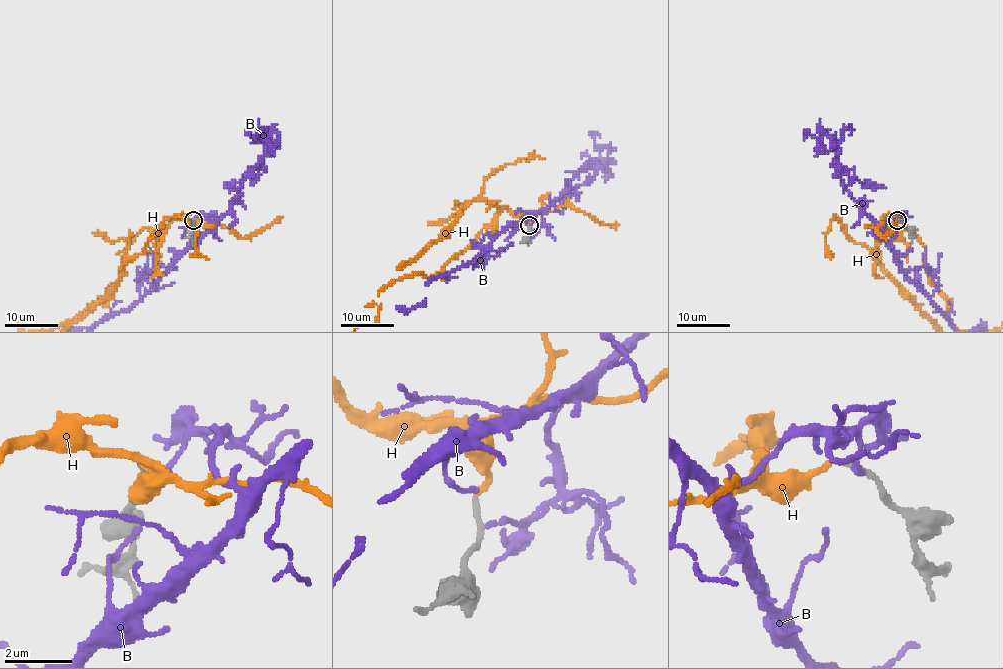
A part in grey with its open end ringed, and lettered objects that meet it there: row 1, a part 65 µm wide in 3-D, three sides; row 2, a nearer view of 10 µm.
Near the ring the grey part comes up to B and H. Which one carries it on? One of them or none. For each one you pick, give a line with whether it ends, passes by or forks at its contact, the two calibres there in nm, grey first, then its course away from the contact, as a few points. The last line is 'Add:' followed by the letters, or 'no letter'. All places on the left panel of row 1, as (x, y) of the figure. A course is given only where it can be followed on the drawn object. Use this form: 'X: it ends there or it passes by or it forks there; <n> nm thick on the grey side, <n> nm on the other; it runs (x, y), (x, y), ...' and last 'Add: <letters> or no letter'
H: it ends there; 150 nm thick on the grey side, 150 nm on the other
Add: H

